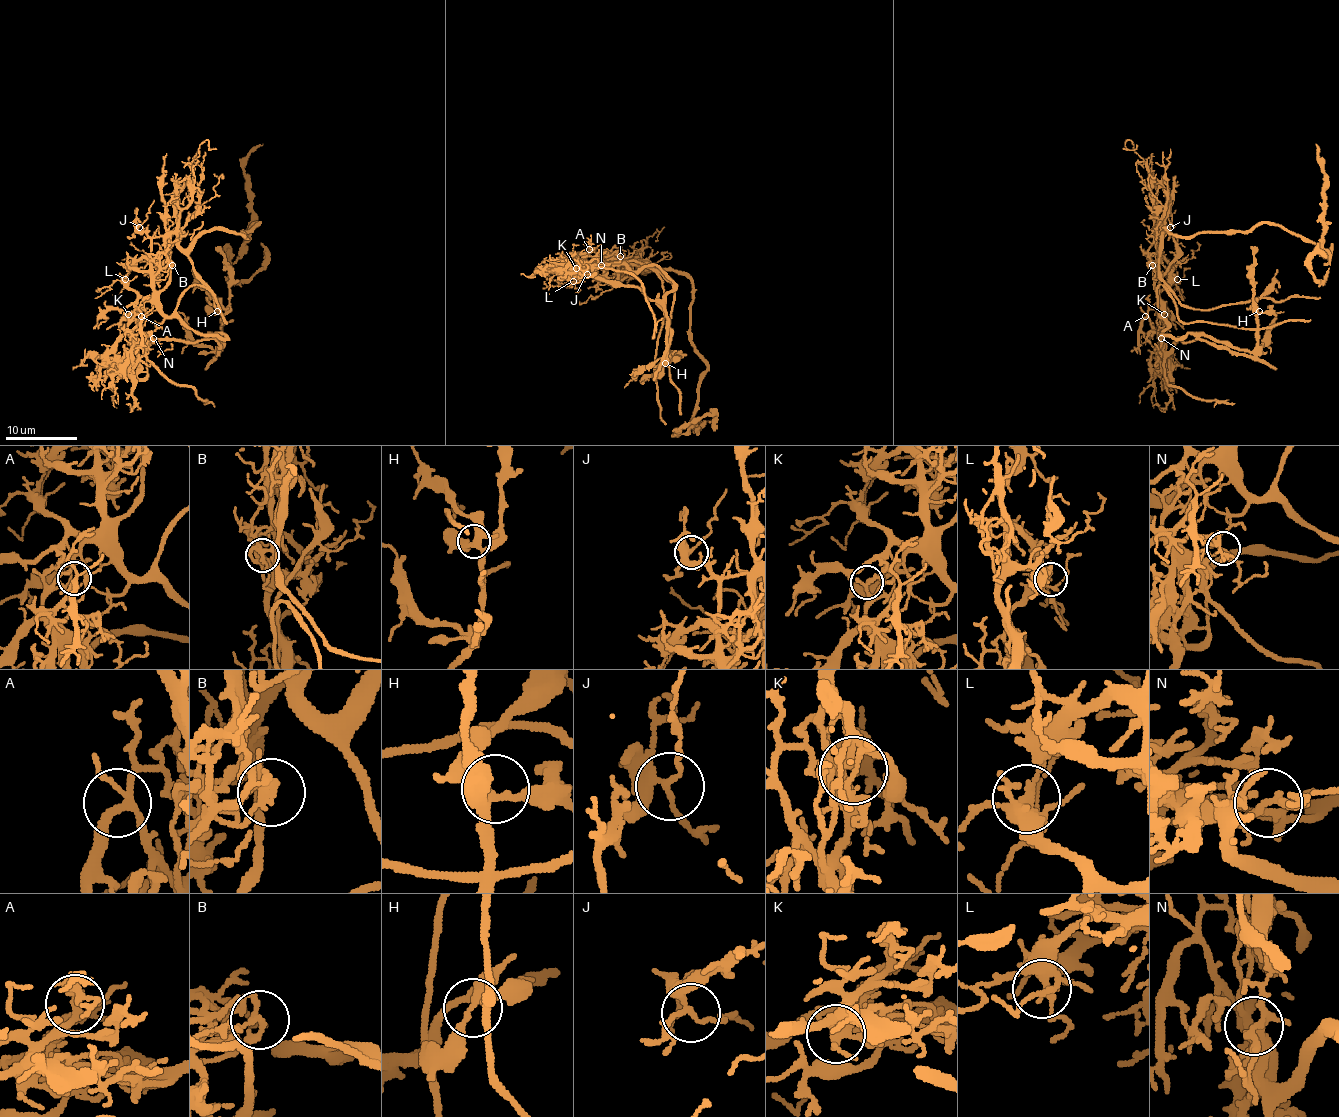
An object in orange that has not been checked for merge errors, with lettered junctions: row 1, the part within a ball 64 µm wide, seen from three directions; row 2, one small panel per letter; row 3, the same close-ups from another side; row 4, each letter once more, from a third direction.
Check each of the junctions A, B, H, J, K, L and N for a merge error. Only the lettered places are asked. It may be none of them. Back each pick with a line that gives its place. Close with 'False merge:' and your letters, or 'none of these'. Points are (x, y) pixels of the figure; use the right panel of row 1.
B: at (1152, 265)
K: at (1164, 314)
False merge: B, K

